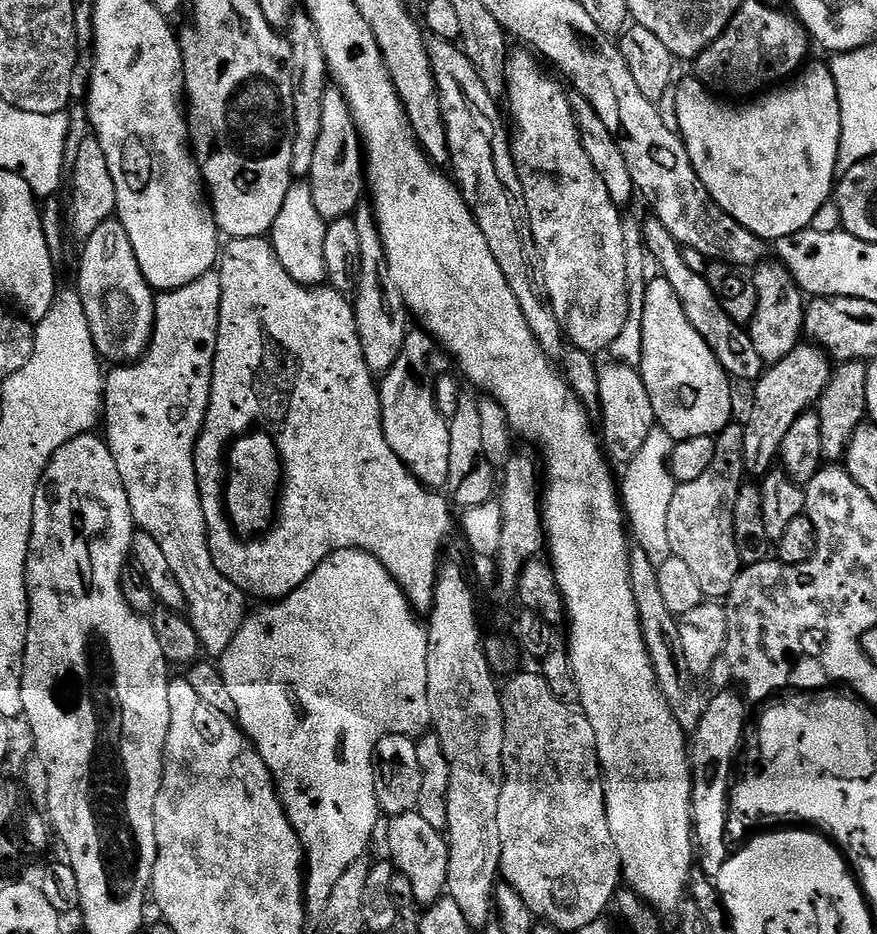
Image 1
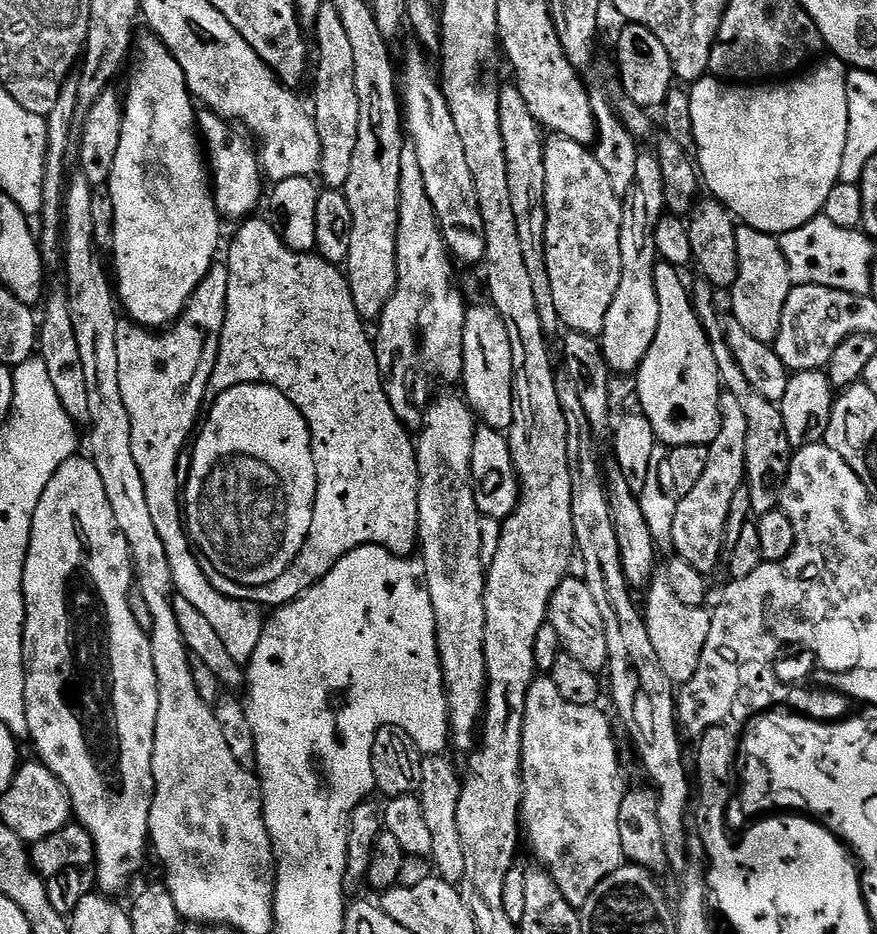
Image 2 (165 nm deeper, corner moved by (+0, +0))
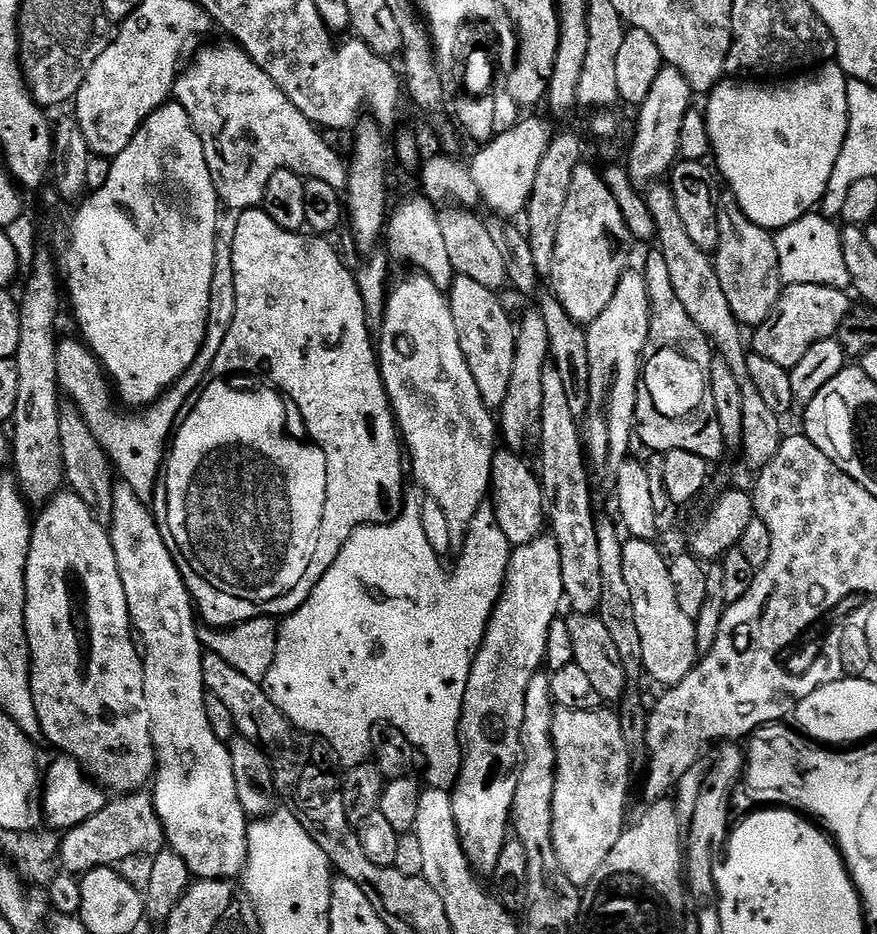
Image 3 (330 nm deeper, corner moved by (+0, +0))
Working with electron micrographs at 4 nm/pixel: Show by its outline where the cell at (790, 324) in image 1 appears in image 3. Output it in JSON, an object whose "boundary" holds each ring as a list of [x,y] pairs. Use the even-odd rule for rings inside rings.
{"boundary":[[[735,202],[721,203],[719,210],[720,245],[714,253],[718,282],[722,282],[722,290],[726,293],[726,302],[730,302],[730,310],[734,310],[734,318],[741,325],[755,326],[771,314],[782,291],[775,235],[769,229],[750,222]]]}

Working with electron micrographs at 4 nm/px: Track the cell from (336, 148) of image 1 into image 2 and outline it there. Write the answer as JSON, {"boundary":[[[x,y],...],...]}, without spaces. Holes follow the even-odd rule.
{"boundary":[[[324,3],[316,16],[316,44],[314,40],[314,76],[316,72],[316,130],[320,143],[319,179],[324,179],[325,189],[343,189],[346,178],[350,176],[350,162],[354,160],[354,142],[358,134],[358,100],[354,90],[354,50],[350,50],[350,42],[346,38],[346,30],[342,27],[342,18],[331,3]]]}

